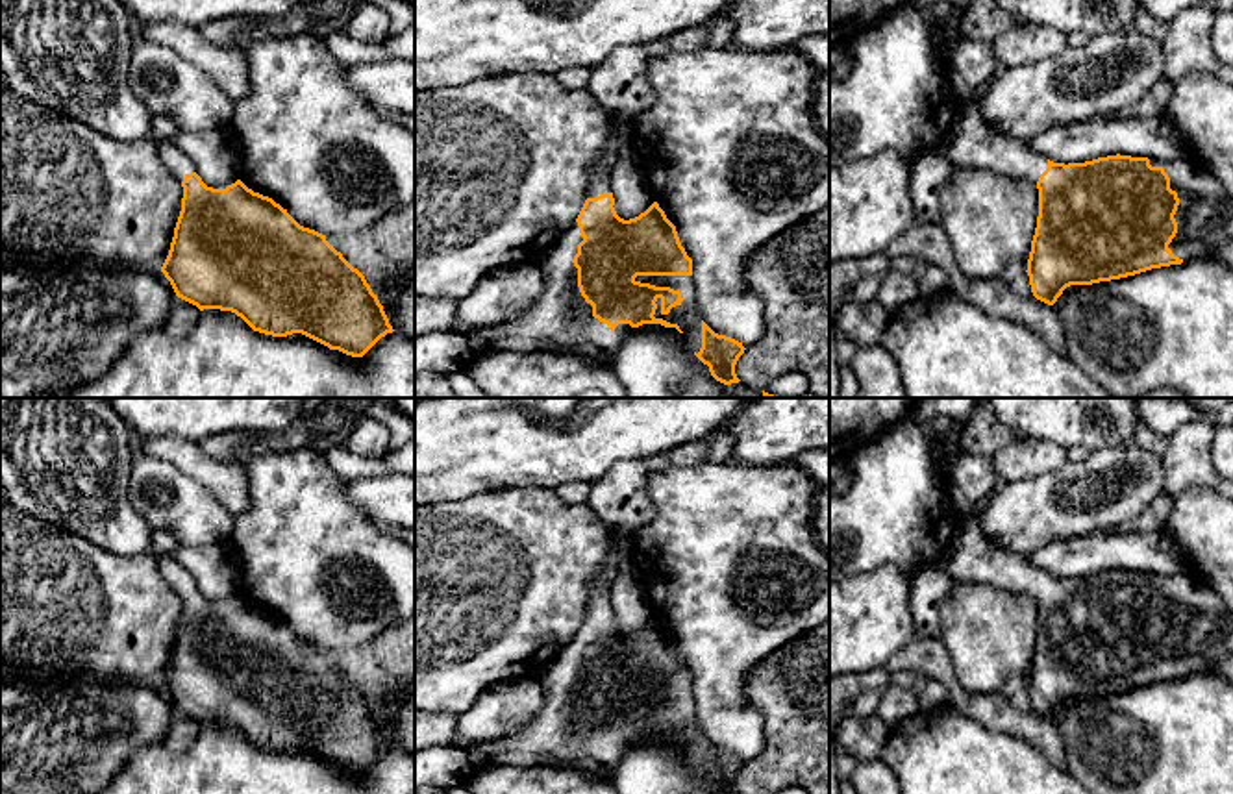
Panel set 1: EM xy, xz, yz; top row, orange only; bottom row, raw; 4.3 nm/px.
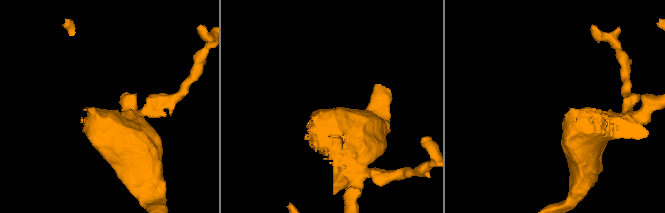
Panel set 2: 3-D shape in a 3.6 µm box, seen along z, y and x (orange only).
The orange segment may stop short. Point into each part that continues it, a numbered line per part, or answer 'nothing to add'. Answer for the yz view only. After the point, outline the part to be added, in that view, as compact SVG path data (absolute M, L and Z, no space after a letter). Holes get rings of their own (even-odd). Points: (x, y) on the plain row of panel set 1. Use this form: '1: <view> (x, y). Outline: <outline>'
1: yz (971, 556). Outline: M968 515L957 516L939 563L953 581L985 583L1035 598L1048 581L1046 570L1031 564L1022 553L992 544Z
2: yz (1204, 632). Outline: M1194 572L1150 574L1150 579L1164 583L1179 613L1177 648L1168 659L1174 670L1183 676L1213 672L1216 661L1233 657L1233 611L1203 579Z

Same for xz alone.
1: xz (602, 585). Outline: M618 529L611 533L611 552L600 570L600 574L592 579L591 589L591 602L587 605L587 613L596 613L605 607L613 607L613 587L615 579L620 572L620 564L633 557L633 546L629 542L629 535Z
2: xz (687, 731). Outline: M637 690L635 696L650 698L655 701L670 701L681 707L683 716L670 724L668 729L661 727L661 713L657 713L655 733L678 738L685 750L685 759L691 766L702 763L702 731L696 722L696 701L692 690Z

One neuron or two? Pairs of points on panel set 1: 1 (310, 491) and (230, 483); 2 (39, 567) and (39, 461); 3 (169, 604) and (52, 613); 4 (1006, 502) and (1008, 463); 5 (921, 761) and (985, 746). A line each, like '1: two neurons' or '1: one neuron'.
1: two neurons
2: two neurons
3: one neuron
4: two neurons
5: one neuron

